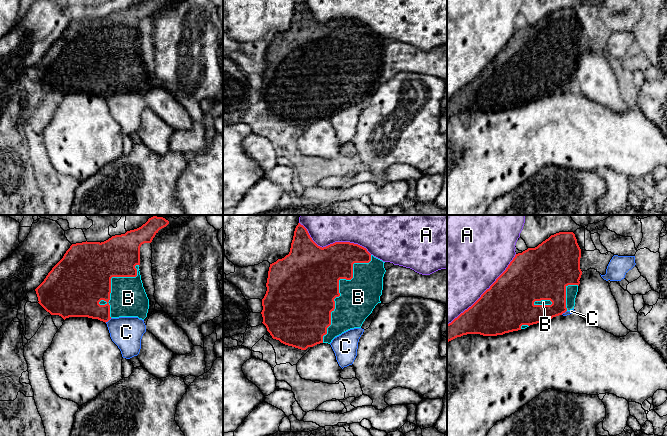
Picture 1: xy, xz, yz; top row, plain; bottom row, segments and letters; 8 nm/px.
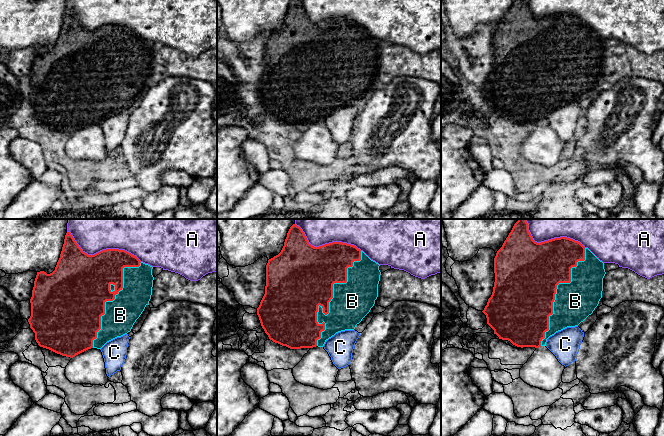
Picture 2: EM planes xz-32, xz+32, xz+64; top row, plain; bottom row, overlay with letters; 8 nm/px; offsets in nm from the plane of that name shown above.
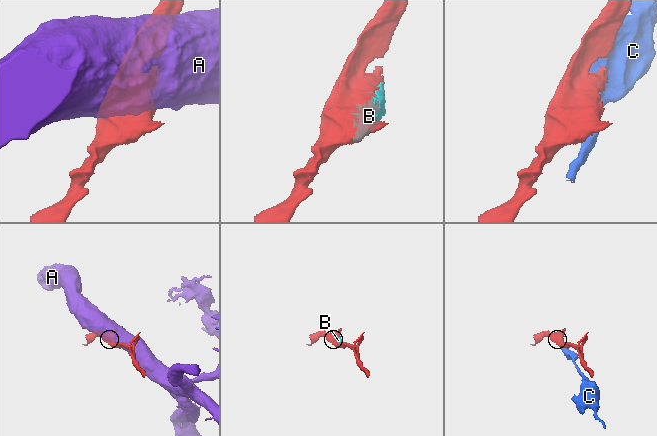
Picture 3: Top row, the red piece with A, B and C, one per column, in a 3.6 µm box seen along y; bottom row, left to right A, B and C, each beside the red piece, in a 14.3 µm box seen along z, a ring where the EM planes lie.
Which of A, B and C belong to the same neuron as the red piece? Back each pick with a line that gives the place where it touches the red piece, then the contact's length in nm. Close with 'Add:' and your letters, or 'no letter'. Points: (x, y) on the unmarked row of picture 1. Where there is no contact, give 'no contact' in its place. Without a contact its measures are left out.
B: xz (338, 64) | 800 nm
Add: B

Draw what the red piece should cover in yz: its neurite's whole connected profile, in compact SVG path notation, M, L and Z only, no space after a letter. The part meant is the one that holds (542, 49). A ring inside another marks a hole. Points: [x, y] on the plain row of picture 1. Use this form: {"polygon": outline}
{"polygon": "M573 8L556 9L537 23L528 24L522 29L516 30L506 46L490 64L471 83L447 100L447 119L467 110L497 112L518 107L574 85L579 56L582 51L580 34L581 25Z"}

